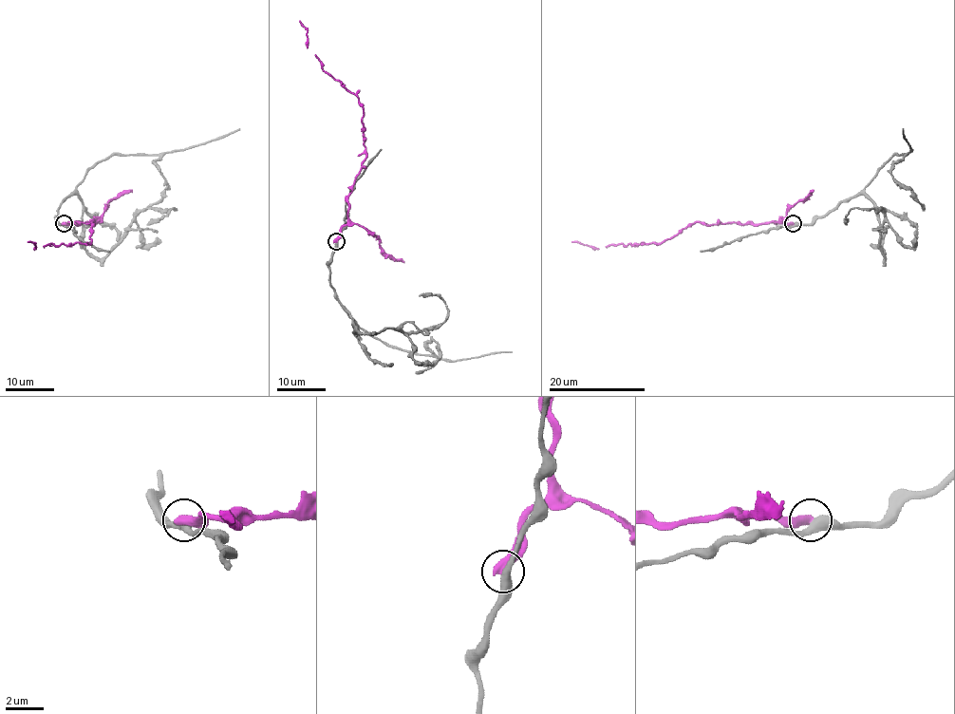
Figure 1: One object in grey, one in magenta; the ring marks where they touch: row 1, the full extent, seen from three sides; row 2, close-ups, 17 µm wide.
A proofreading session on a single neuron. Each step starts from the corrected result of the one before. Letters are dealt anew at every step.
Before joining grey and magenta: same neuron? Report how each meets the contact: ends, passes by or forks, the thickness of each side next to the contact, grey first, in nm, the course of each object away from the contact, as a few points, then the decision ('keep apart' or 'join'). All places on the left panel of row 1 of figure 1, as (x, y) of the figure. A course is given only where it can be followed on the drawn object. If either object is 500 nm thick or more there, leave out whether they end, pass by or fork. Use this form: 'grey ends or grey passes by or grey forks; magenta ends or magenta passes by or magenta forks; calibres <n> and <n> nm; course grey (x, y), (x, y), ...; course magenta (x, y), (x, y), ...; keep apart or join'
calibres 440 and 550 nm; course grey (65, 223), (57, 209), (75, 194), (83, 205), (84, 249), (103, 258), (140, 212), (176, 209), (146, 224); course magenta (64, 223), (94, 224), (92, 222), (91, 242), (50, 243), (35, 249), (34, 243), (28, 241); keep apart

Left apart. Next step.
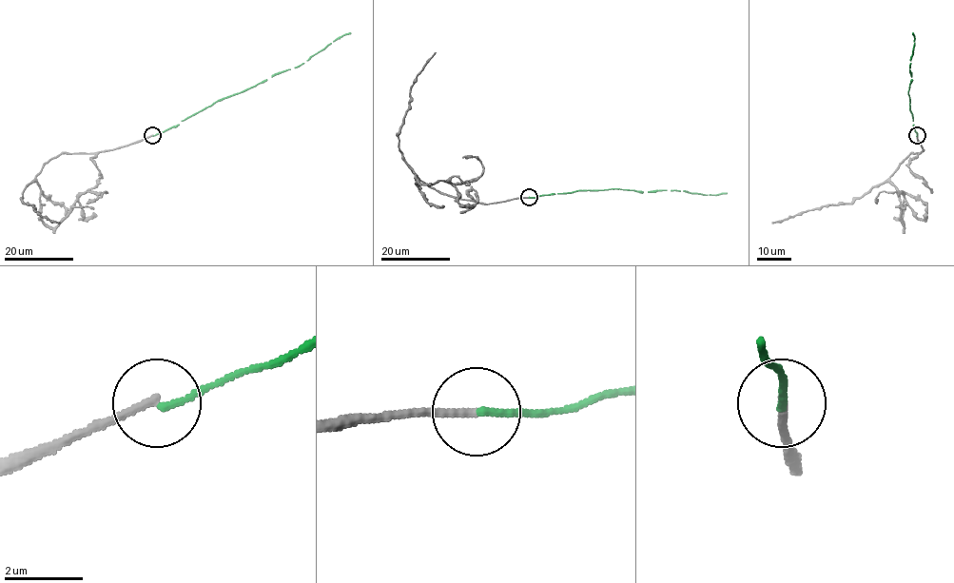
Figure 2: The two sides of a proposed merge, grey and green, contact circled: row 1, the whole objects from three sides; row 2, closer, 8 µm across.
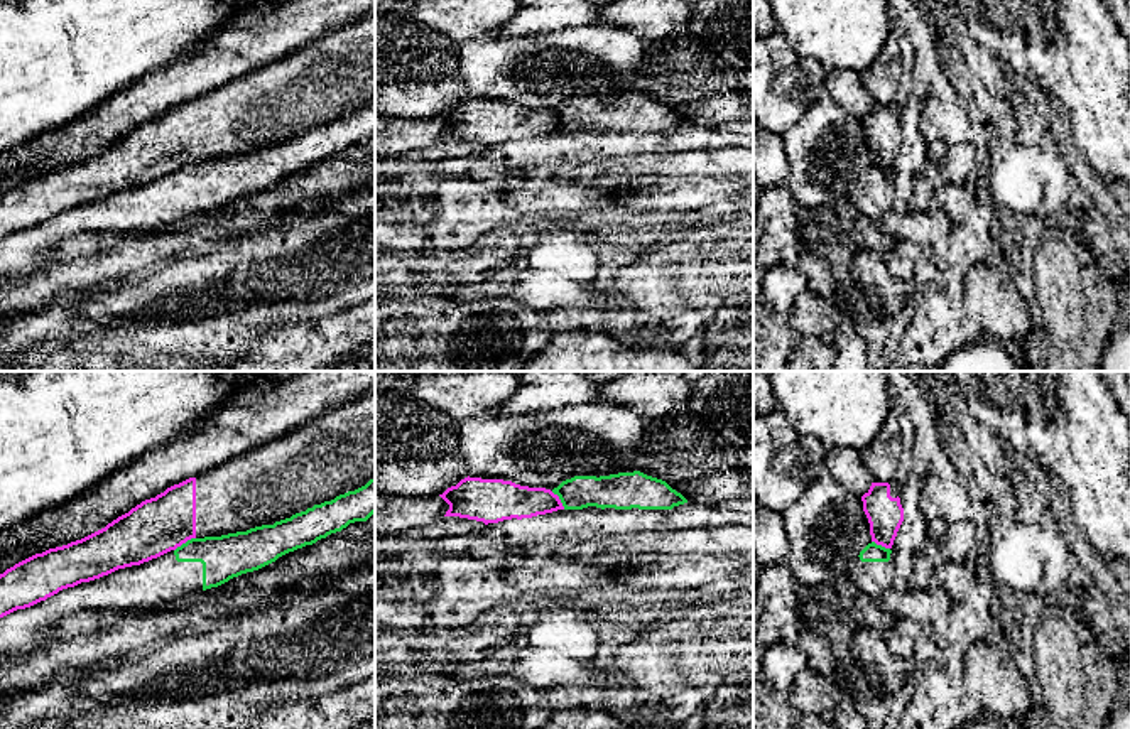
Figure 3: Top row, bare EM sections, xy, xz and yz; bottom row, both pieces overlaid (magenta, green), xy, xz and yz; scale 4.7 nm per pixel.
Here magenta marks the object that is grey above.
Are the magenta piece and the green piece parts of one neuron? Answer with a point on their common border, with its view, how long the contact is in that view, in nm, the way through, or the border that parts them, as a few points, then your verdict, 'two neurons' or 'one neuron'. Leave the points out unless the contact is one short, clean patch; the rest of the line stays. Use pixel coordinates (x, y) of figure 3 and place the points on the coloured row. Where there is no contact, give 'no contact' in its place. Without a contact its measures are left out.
contact xy (184, 542); length 120 nm; border xy (195, 537), (174, 550); two neurons

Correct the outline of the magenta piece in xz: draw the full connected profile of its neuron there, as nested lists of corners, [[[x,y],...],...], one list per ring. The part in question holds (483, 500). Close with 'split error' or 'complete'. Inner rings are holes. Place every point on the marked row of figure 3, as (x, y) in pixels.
[[[464,478],[439,494],[449,510],[444,516],[498,523],[564,510],[557,494],[546,488],[520,486],[503,479]]]; complete

